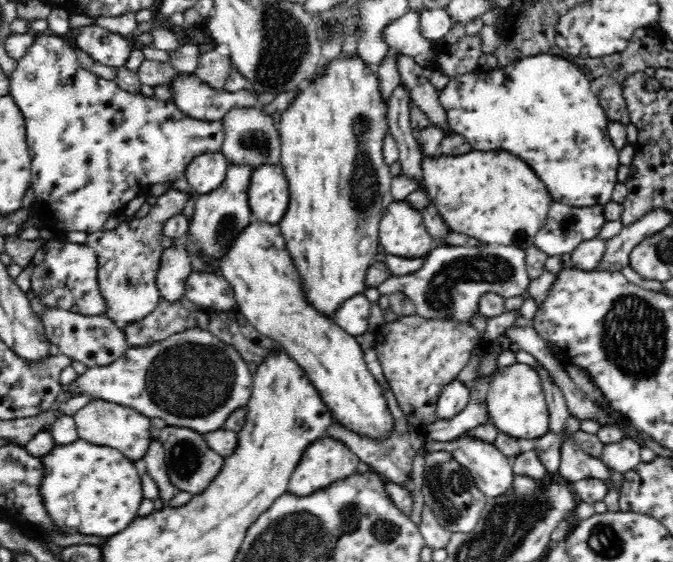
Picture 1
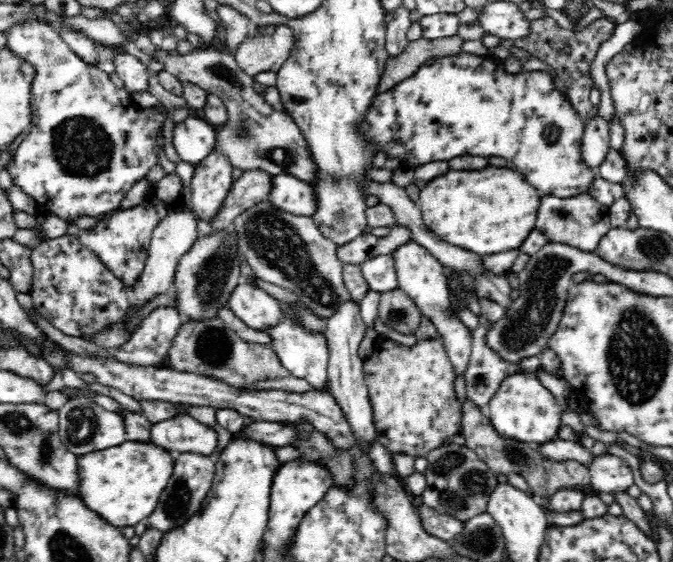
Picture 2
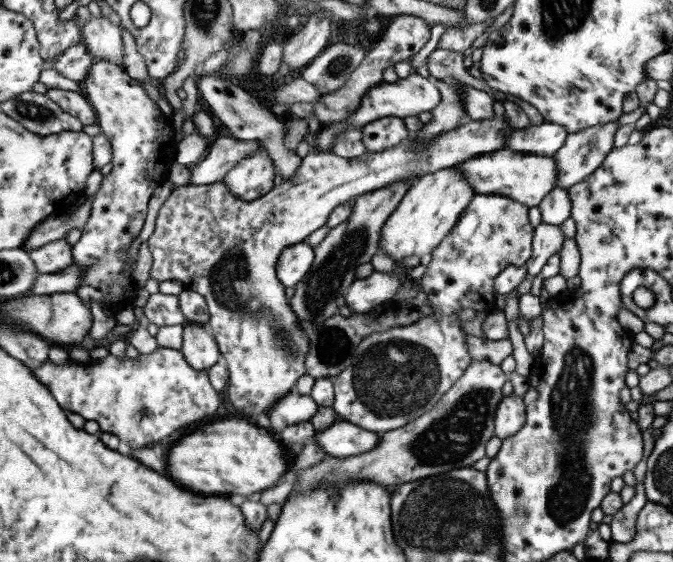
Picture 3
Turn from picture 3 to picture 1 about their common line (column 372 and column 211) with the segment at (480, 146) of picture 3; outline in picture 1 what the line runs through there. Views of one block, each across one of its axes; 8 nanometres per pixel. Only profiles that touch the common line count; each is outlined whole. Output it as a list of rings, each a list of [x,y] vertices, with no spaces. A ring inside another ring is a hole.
[[[210,152],[193,158],[184,174],[193,194],[210,194],[217,190],[224,182],[228,163],[221,152]]]

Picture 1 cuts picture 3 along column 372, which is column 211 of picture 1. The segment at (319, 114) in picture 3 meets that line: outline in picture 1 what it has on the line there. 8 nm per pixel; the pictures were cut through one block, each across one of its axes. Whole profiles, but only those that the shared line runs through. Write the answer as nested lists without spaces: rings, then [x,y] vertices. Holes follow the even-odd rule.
[[[214,47],[202,51],[194,74],[208,86],[224,91],[224,85],[234,66],[230,57],[222,56]]]

